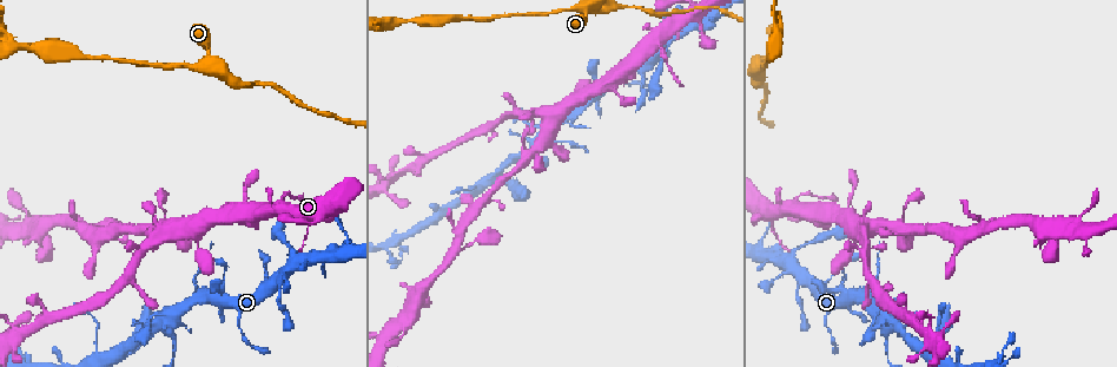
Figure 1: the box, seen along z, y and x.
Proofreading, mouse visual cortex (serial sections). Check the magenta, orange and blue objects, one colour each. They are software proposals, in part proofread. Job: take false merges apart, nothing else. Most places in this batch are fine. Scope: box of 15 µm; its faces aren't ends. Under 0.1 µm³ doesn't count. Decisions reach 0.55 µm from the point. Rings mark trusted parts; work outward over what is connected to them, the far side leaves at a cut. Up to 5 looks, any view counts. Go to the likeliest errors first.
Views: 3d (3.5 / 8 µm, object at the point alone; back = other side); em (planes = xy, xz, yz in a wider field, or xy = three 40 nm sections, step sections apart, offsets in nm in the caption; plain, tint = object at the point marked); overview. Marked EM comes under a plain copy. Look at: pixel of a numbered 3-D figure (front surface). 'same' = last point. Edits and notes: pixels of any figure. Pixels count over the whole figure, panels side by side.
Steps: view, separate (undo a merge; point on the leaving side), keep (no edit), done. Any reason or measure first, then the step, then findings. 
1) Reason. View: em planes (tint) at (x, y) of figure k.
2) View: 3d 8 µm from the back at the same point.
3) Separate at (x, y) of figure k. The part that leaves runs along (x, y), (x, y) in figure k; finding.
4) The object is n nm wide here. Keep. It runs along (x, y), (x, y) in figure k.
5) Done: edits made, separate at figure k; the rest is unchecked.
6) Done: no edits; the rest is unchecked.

Four or more arms meet. View: 3d 3.5 µm at (171, 316) of figure 1.

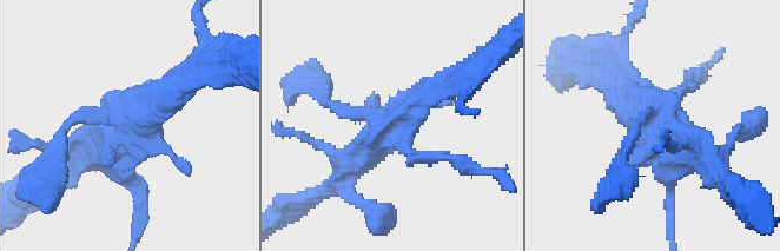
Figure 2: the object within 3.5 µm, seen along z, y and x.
Need the tissue. View: em xy step 5 (tint) at (128, 124) of figure 2.

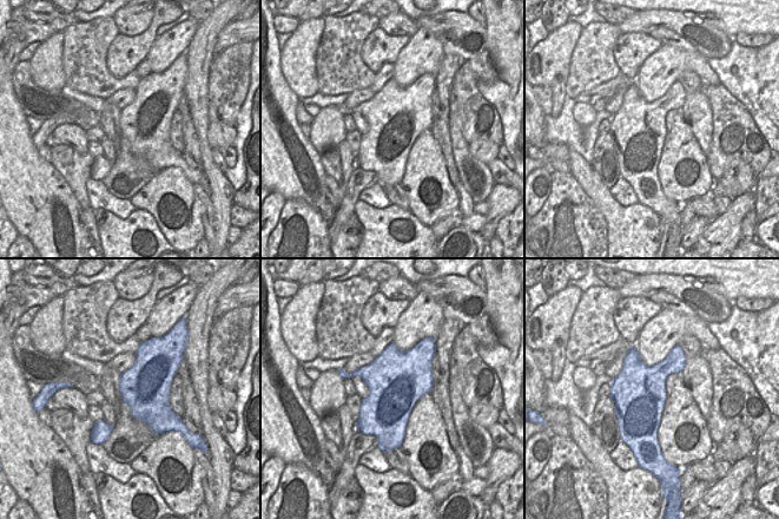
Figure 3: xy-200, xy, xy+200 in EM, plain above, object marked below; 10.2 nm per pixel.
Keep. It runs along (451, 84), (401, 113), (346, 171) in figure 2; one cell here.

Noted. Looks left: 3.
Thin arm on a thick one. View: 3d 3.5 µm from the back at (585, 10) of figure 1.

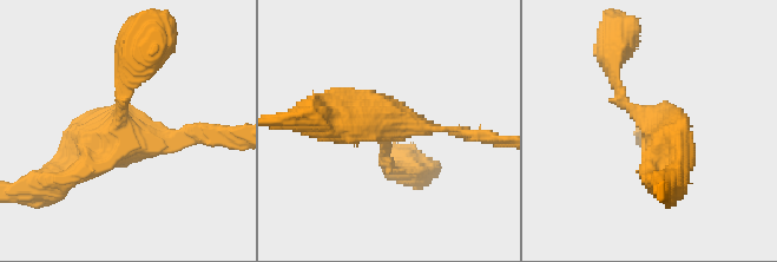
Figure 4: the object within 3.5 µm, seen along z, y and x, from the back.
View: em xy step 1 (tint) at (124, 132) of figure 4.

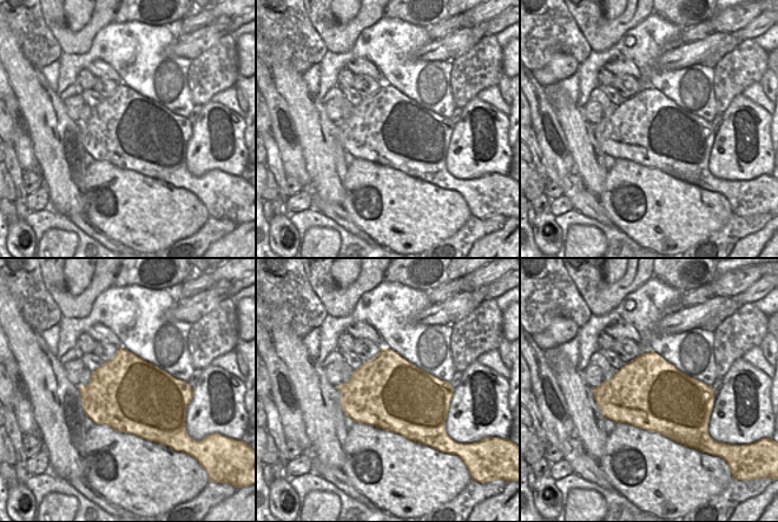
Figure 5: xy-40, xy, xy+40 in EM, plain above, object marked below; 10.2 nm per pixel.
Keep. It runs along (131, 74), (131, 139), (199, 132) in figure 4; continuous, no second cell.

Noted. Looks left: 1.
Done: no edits; the rest is unchecked.

